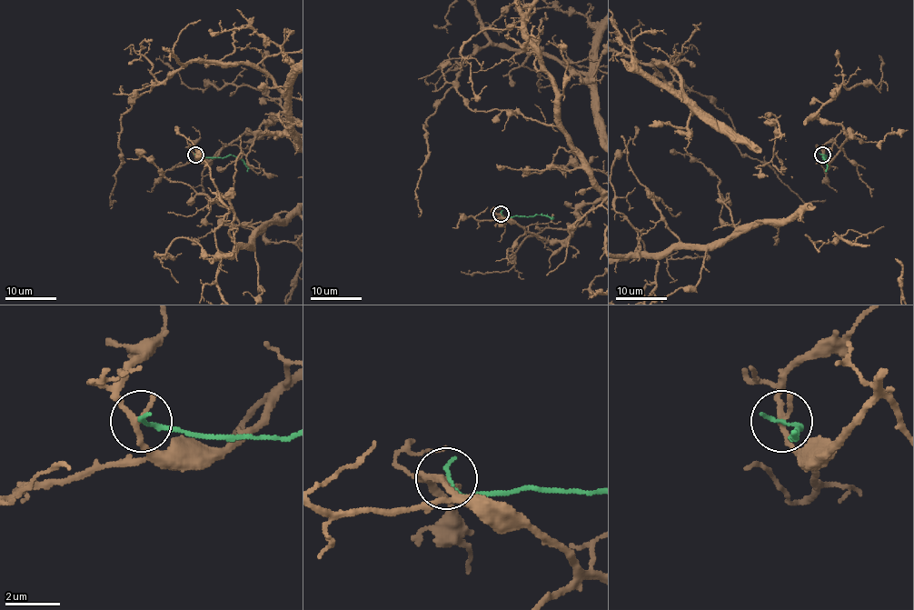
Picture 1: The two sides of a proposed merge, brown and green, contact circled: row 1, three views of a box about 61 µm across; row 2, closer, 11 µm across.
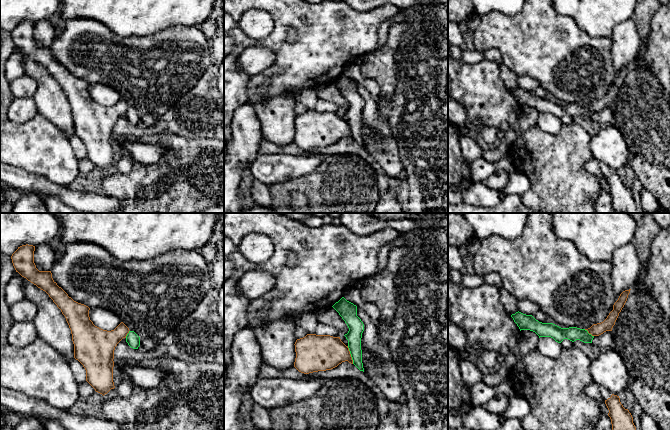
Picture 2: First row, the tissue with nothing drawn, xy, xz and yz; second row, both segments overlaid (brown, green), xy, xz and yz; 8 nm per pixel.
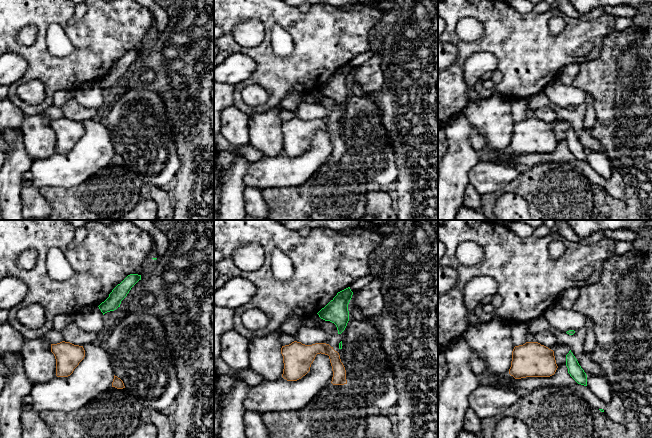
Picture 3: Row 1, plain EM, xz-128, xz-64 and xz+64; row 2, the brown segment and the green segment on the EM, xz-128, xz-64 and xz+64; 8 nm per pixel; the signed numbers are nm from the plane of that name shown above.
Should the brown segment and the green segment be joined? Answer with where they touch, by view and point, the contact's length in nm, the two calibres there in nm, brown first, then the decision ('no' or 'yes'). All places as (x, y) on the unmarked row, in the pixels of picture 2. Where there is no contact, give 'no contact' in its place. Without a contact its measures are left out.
contact xz (350, 131); length 150 nm; calibres 280 and 130 nm; no

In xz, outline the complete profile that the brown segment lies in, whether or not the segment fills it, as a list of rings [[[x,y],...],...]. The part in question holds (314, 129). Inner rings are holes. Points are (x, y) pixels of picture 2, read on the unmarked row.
[[[307,110],[294,121],[294,143],[304,150],[331,146],[345,137],[353,140],[349,124],[340,113]]]

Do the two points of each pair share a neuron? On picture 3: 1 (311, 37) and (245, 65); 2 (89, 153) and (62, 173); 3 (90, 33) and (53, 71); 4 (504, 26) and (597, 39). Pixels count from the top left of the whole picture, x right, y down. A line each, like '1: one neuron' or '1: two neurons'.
1: two neurons
2: one neuron
3: one neuron
4: one neuron

